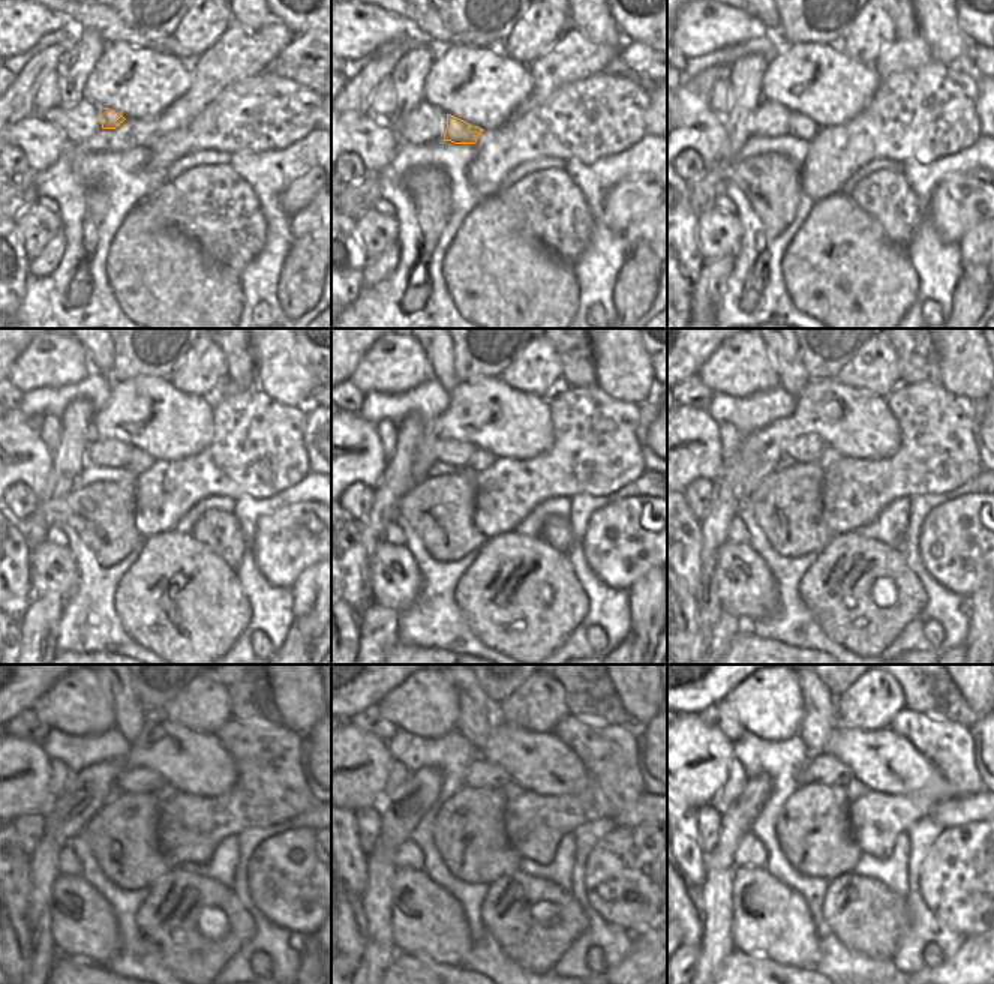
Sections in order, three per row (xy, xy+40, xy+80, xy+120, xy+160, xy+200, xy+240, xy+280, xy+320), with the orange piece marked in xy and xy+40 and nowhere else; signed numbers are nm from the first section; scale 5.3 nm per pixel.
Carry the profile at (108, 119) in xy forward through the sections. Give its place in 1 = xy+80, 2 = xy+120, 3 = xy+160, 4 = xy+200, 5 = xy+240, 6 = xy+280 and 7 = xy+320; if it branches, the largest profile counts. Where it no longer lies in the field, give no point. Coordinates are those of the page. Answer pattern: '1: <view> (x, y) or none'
1: xy+80 (799, 126)
2: xy+120 (138, 462)
3: xy+160 (482, 459)
4: xy+200 (829, 456)
5: xy+240 (161, 794)
6: xy+280 (511, 789)
7: xy+320 (853, 789)

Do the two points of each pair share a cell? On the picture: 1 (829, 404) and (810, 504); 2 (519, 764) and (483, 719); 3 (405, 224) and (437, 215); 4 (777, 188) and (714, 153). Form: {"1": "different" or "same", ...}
{"1": "different", "2": "different", "3": "different", "4": "different"}

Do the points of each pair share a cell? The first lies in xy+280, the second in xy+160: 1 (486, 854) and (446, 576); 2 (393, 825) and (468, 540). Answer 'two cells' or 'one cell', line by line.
1: two cells
2: two cells

